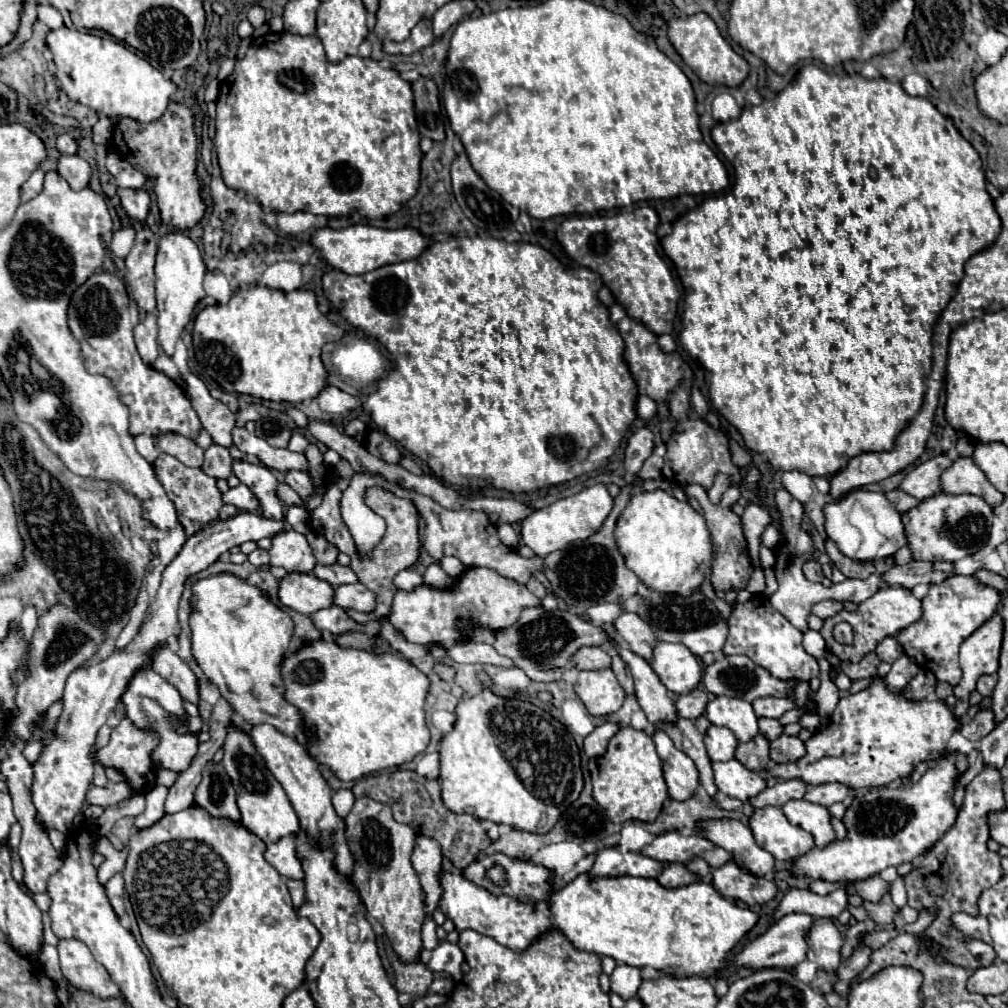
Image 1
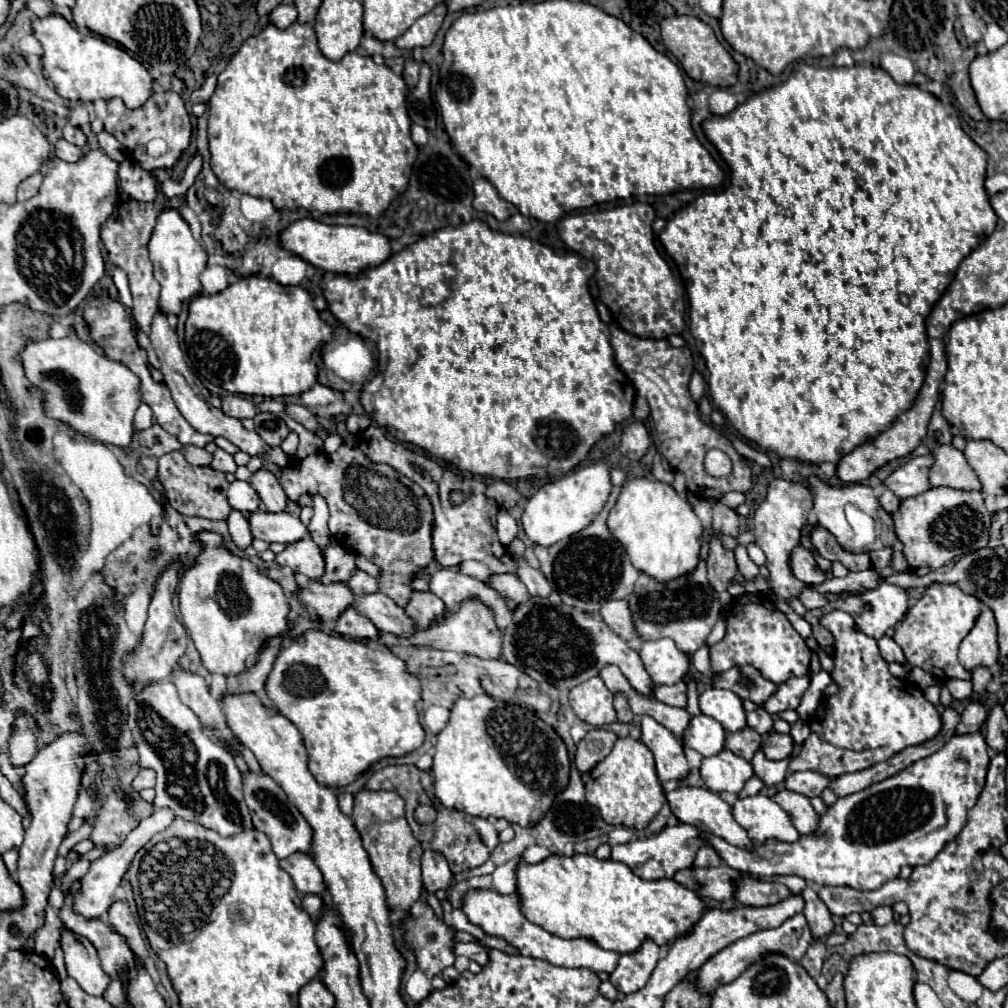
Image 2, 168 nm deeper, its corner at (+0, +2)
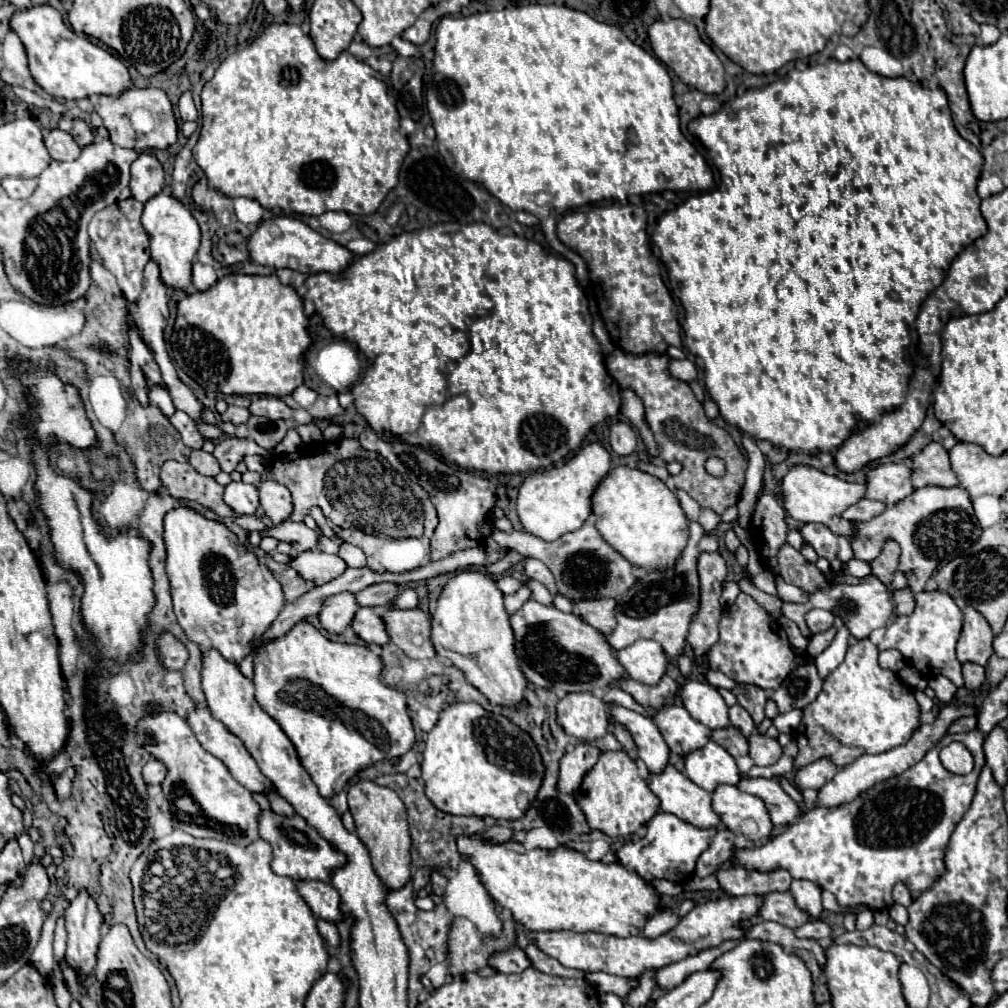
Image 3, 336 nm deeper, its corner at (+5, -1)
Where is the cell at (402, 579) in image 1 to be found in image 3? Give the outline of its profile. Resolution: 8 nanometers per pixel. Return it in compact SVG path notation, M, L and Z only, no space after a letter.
M405 588L402 590L395 601L395 604L399 609L413 609L417 607L419 603L419 597L415 589Z

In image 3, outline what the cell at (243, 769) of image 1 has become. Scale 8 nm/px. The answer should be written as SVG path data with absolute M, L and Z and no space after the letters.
M262 812L260 836L274 848L272 870L292 880L320 880L330 882L334 870L346 866L346 854L336 850L326 838L322 838L302 816L284 818L274 812Z

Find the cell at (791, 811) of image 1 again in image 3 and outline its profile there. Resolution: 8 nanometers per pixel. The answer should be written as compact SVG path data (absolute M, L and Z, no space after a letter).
M742 776L740 782L738 782L738 788L742 792L746 792L746 794L762 798L762 802L766 804L766 810L770 814L770 820L774 822L774 826L792 824L800 816L798 804L780 788L780 784L776 780Z

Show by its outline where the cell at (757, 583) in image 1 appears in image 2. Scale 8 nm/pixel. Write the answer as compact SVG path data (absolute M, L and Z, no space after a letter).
M737 545L737 547L735 547L735 557L737 557L739 573L745 577L745 581L753 581L753 579L759 575L759 567L749 559L747 547L745 547L745 545Z

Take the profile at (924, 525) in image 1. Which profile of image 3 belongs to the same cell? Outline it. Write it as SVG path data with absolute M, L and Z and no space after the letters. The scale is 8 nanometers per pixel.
M960 486L918 488L898 504L888 506L874 520L854 522L854 526L858 534L850 540L850 544L858 560L872 562L872 556L878 556L882 550L882 544L890 538L900 544L902 552L900 552L898 570L908 576L908 588L912 592L922 592L932 572L940 564L948 564L948 560L954 560L954 556L964 554L980 538L980 532L982 532L974 516L970 496Z

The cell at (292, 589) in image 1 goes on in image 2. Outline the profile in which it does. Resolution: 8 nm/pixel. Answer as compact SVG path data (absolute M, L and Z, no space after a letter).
M319 579L311 581L307 587L299 587L295 595L303 607L313 609L319 619L329 621L335 621L355 599L345 583L323 585Z

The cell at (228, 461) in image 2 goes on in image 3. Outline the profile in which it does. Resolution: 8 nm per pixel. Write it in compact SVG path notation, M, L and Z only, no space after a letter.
M236 436L224 438L222 442L216 444L216 450L214 450L214 456L216 456L216 460L220 462L220 468L222 468L224 472L232 472L232 470L236 468L236 464L242 462L242 458L248 456L248 454L274 456L276 452L274 452L274 450L264 450L262 446L254 444L254 440L250 440L250 438L238 440Z

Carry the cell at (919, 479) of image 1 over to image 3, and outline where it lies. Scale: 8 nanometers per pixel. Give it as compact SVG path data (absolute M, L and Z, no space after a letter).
M908 462L878 464L866 476L866 498L884 502L886 506L896 504L914 492L910 482Z

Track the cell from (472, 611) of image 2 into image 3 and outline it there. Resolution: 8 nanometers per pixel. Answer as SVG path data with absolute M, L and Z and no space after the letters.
M460 570L456 572L444 586L436 610L432 614L432 644L438 656L448 658L456 668L460 668L466 680L478 688L490 704L494 706L510 706L518 708L526 696L524 690L528 680L518 664L516 648L514 648L514 632L510 626L510 616L504 608L504 594L496 586L496 578L484 570Z

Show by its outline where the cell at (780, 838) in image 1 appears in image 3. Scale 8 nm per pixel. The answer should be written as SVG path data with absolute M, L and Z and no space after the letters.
M720 784L712 792L712 810L730 832L744 834L752 842L768 838L774 828L764 802L730 784Z

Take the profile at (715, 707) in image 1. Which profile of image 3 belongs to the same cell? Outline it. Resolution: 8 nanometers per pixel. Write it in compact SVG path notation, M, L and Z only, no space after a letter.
M688 680L678 694L688 714L706 728L714 730L714 728L726 728L730 724L726 702L718 694L718 690L708 682Z

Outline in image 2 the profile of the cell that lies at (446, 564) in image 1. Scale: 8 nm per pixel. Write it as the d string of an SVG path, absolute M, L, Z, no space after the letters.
M463 561L457 565L457 569L463 573L463 575L469 575L469 577L475 577L479 581L487 581L491 577L491 571L479 563L479 561Z

